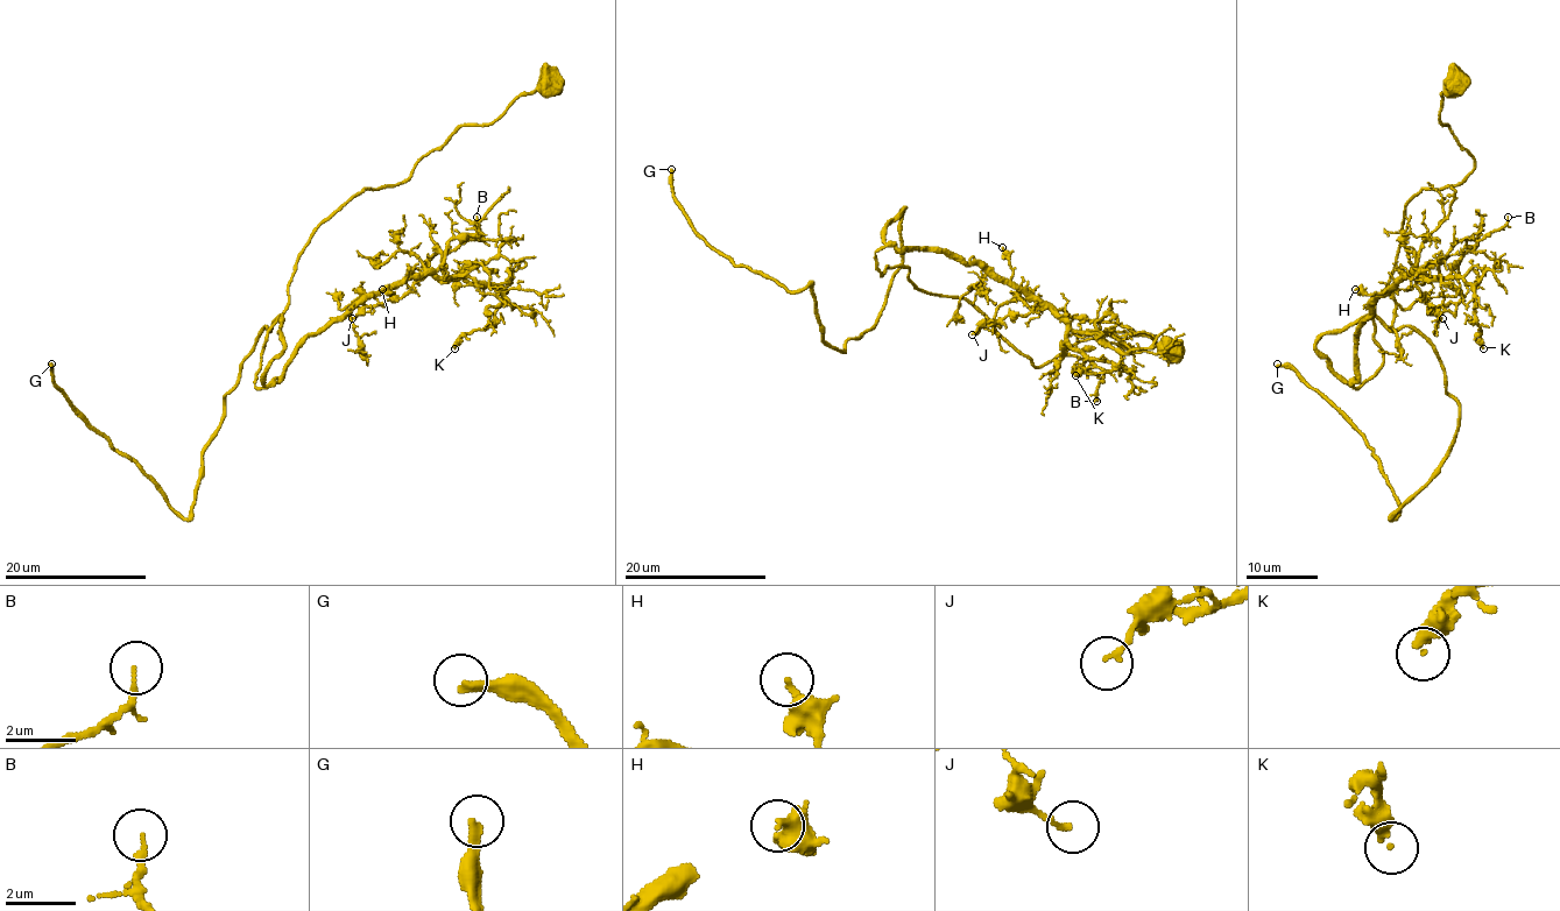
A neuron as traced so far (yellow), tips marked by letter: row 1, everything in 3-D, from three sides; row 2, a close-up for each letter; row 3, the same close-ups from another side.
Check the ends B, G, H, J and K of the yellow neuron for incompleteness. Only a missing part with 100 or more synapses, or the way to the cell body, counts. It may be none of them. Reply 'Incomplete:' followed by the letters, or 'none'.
Incomplete: G

